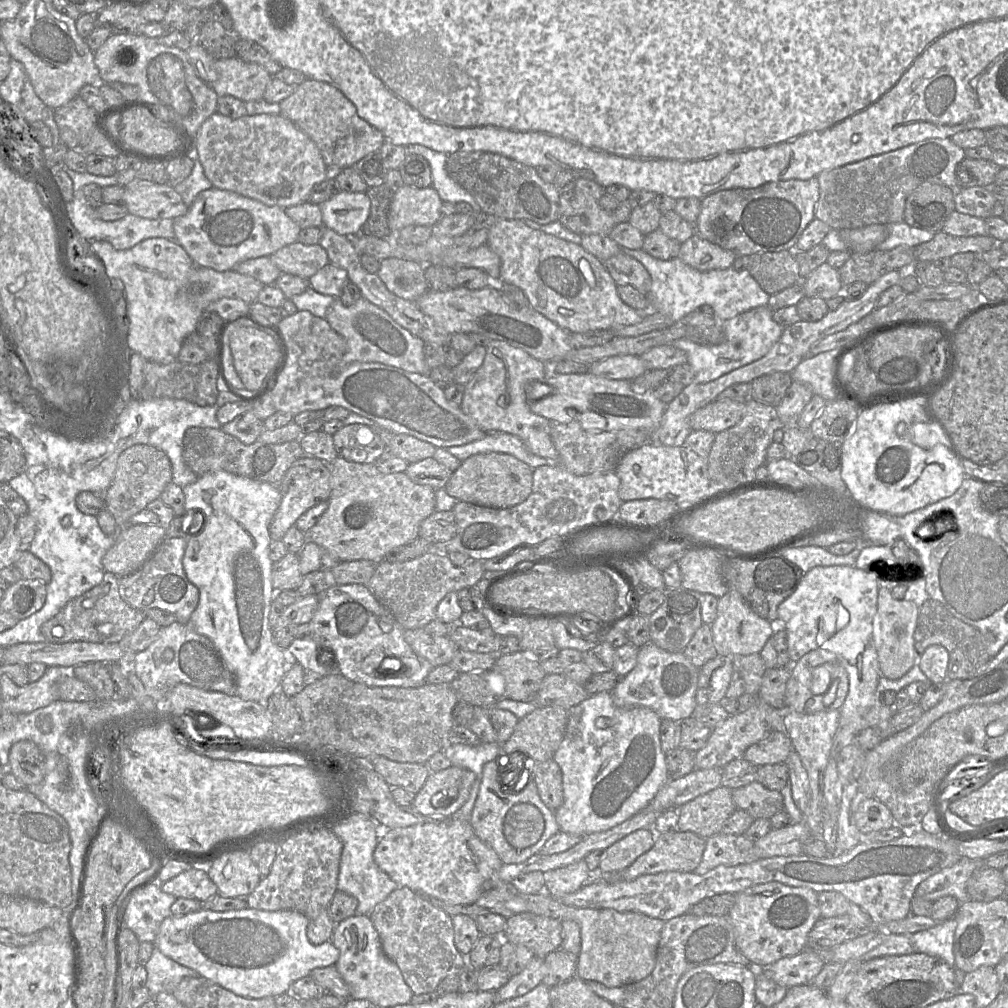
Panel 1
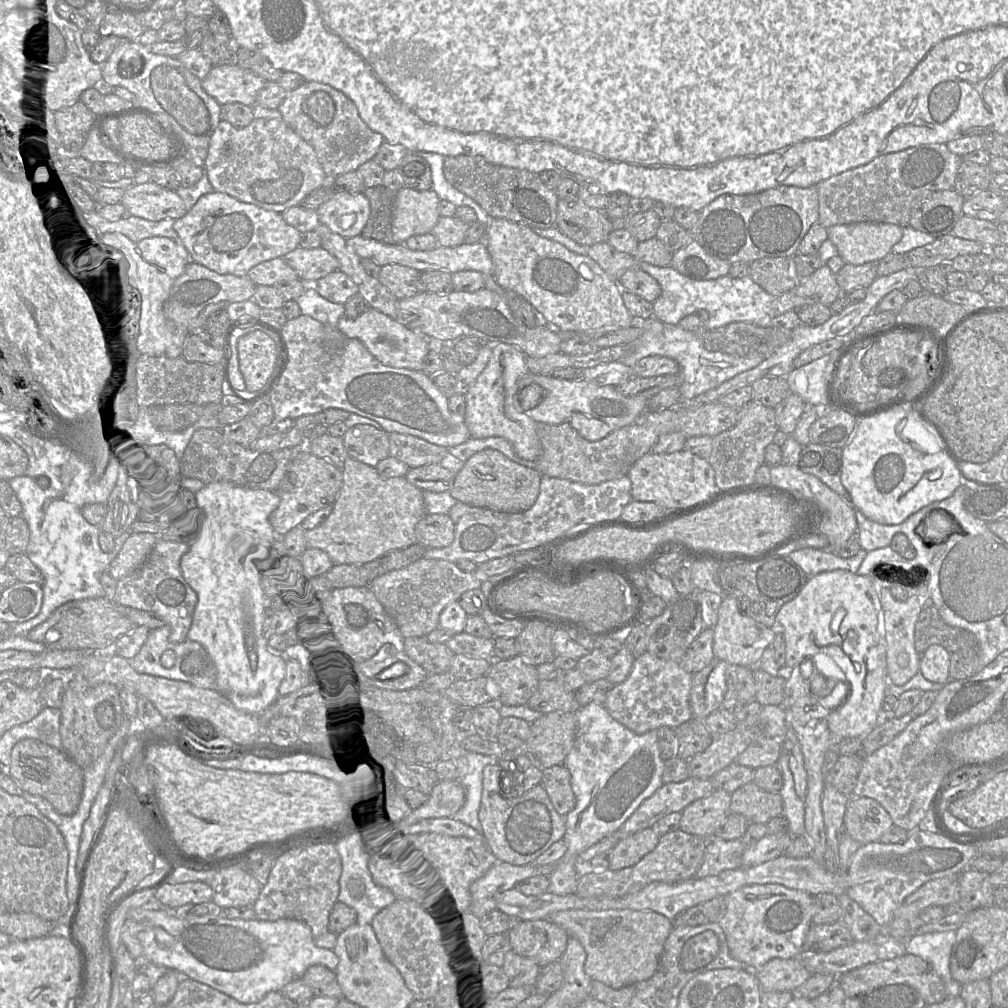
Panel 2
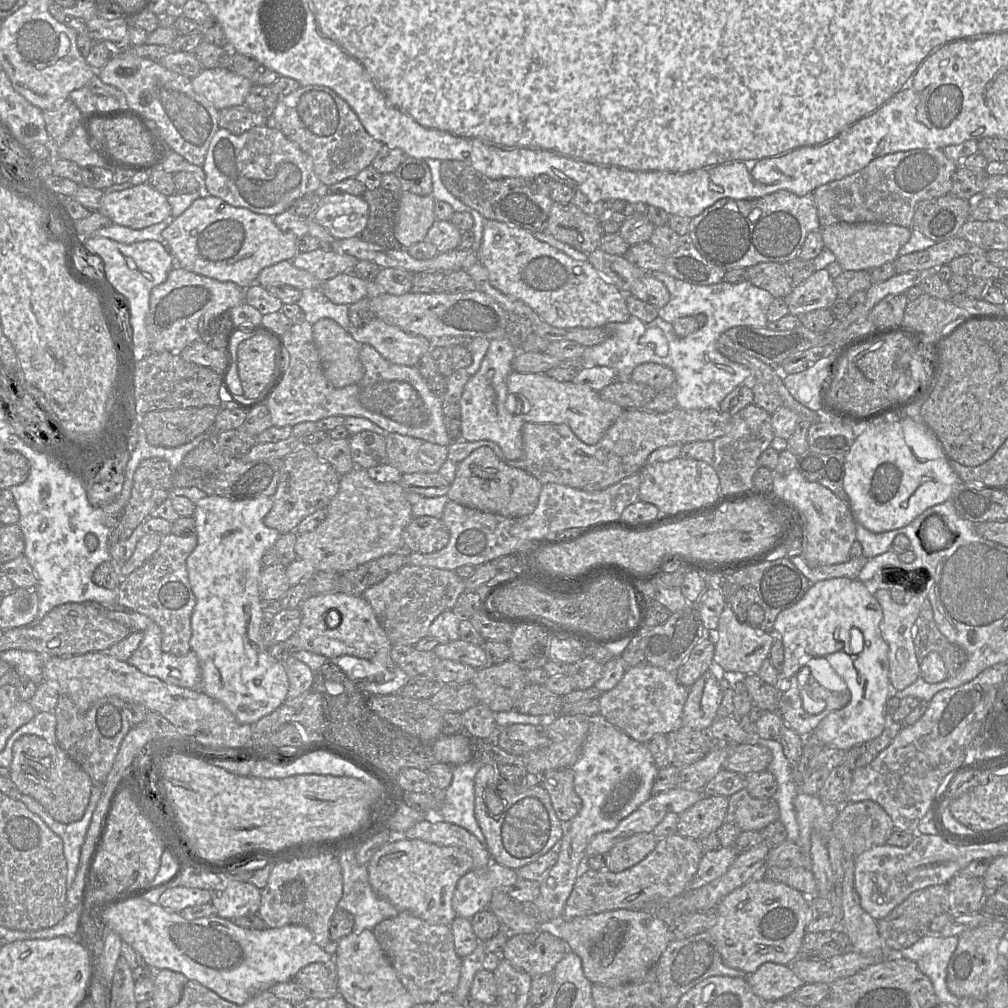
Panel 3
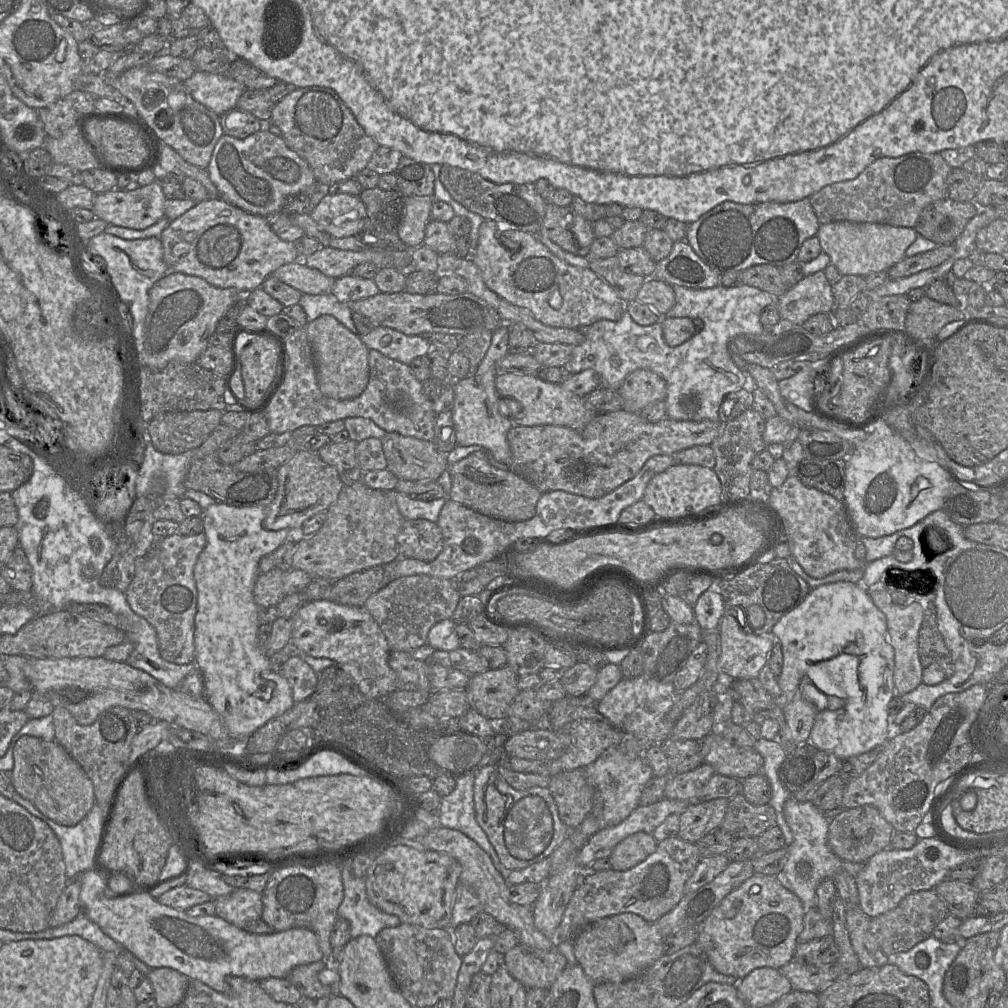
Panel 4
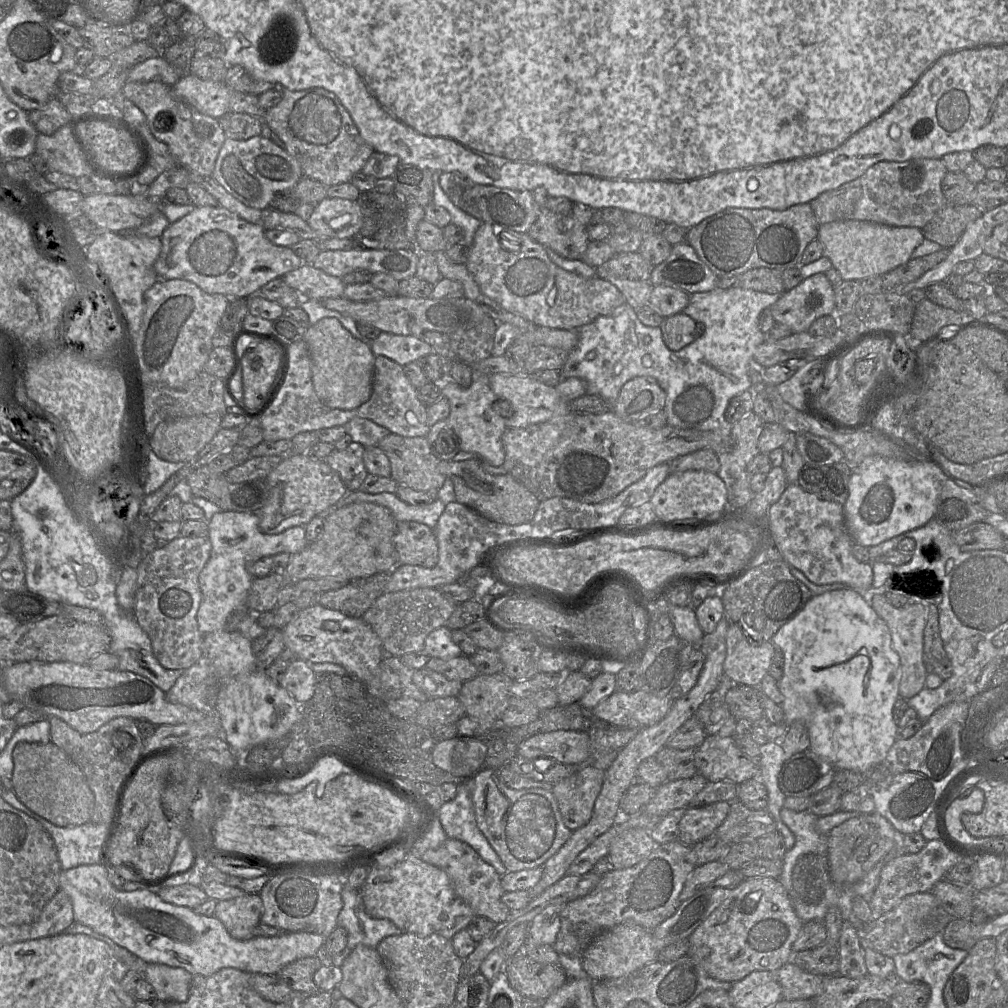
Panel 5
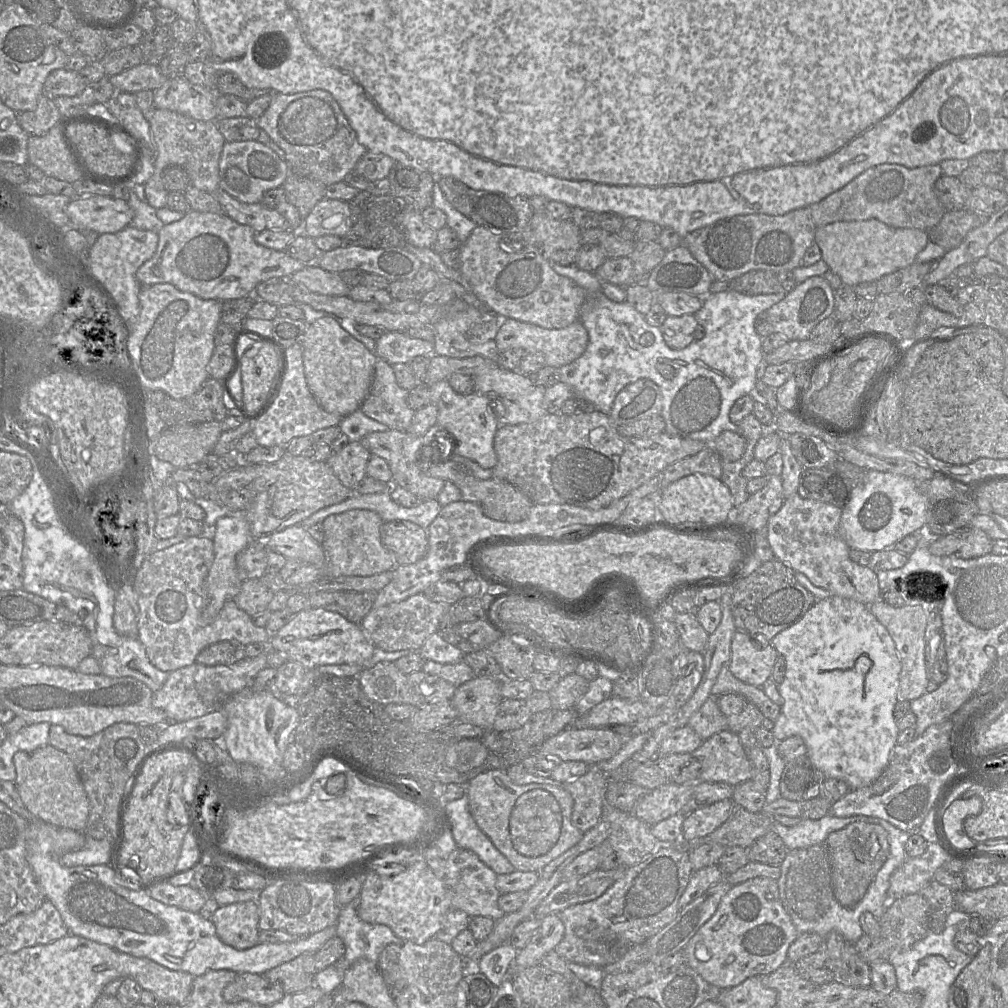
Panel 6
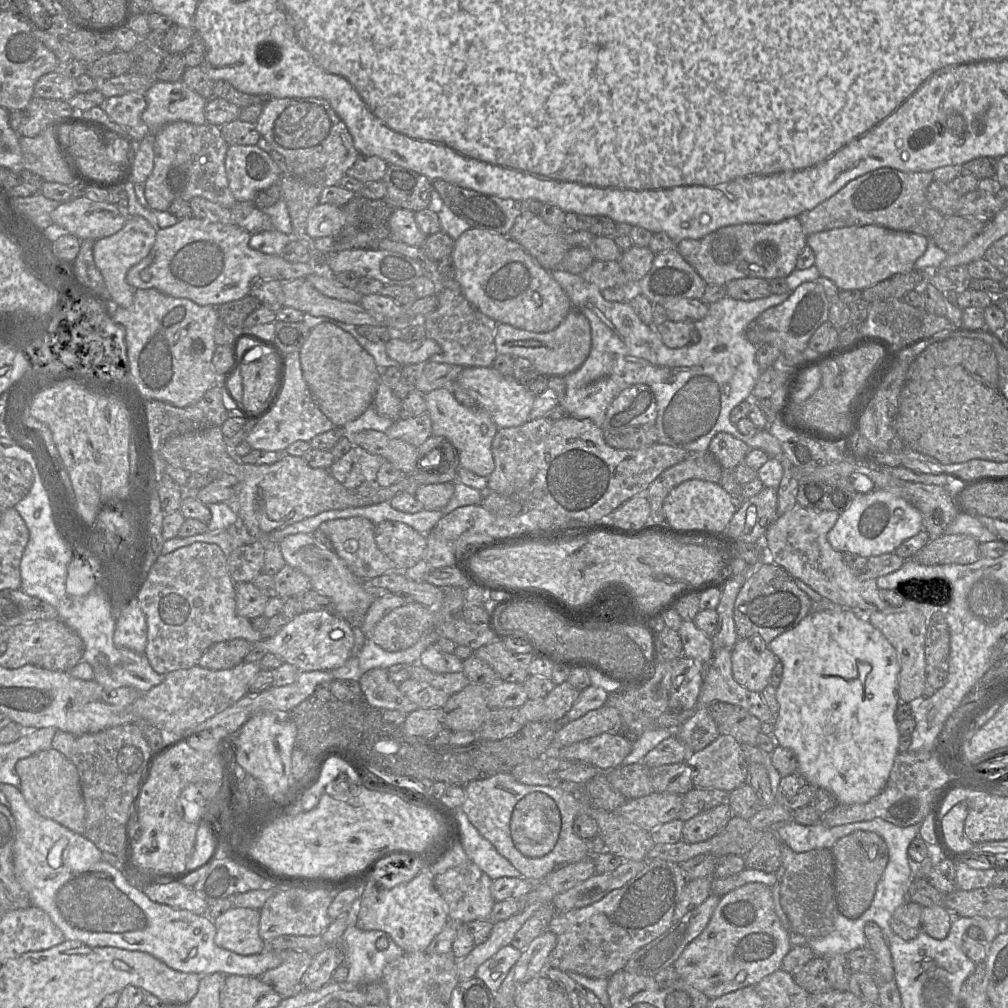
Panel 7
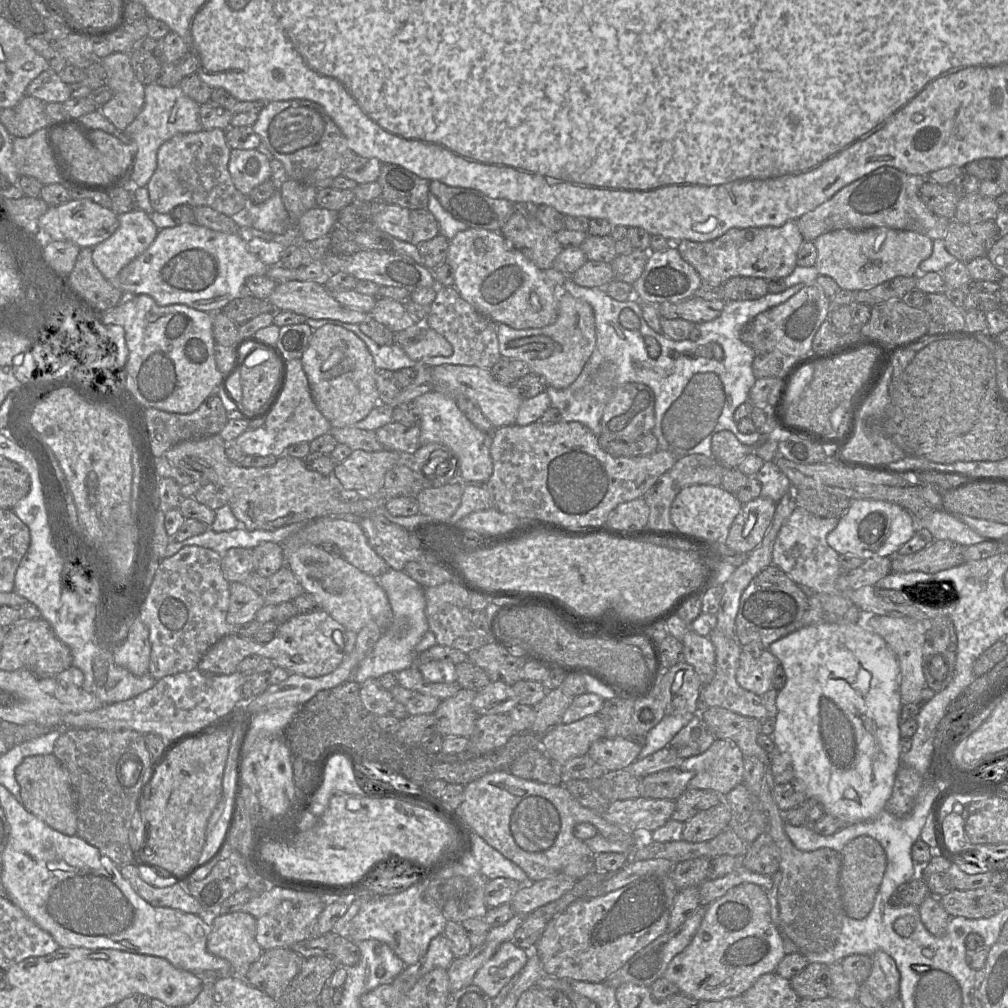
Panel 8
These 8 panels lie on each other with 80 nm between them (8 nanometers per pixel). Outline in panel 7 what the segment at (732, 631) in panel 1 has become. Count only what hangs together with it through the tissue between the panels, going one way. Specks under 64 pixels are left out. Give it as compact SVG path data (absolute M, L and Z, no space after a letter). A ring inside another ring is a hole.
M739 638L732 648L732 674L743 687L761 693L770 684L778 657L767 648L756 652L748 639Z

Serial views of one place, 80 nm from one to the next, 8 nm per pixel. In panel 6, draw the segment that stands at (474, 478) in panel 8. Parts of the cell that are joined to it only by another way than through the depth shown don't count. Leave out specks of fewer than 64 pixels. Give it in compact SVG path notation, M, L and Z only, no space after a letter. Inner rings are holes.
M447 381L430 386L431 403L438 409L437 424L450 439L455 455L476 462L483 469L493 469L497 463L494 451L494 436L499 428L499 419L493 414L489 399L473 392L461 395L452 390Z

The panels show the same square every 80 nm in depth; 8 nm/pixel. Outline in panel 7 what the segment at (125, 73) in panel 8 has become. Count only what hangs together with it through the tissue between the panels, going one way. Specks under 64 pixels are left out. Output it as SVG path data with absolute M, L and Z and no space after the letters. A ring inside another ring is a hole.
M128 92L121 96L113 96L107 98L100 107L130 136L133 148L134 143L139 143L150 133L148 126L141 119L147 107L145 94Z

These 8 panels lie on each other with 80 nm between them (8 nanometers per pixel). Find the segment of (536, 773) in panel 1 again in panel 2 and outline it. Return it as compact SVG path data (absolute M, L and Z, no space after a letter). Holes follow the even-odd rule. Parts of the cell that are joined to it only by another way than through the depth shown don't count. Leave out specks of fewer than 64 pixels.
M556 765L542 771L541 785L561 816L567 815L575 807L576 800L571 788L571 774L564 765Z

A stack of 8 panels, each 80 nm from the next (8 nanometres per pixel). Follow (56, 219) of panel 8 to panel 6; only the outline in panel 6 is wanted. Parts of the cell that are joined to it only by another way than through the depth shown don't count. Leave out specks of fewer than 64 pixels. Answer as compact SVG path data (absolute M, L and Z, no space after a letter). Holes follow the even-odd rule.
M100 195L72 198L66 214L73 227L93 230L99 235L119 232L134 218L127 201Z

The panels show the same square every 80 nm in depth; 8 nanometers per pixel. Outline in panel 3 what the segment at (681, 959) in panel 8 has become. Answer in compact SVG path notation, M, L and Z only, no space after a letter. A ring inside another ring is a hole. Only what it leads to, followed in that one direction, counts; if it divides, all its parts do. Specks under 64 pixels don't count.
M755 877L726 895L716 910L716 922L708 931L725 966L751 975L766 962L790 965L799 957L807 933L810 898L798 890Z

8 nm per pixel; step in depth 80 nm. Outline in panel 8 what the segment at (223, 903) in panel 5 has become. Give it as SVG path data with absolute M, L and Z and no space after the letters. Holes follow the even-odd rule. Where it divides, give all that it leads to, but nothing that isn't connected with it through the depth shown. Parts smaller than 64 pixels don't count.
M244 911L221 914L213 919L207 938L208 952L227 960L233 974L242 978L263 952L256 941L256 922L256 918Z

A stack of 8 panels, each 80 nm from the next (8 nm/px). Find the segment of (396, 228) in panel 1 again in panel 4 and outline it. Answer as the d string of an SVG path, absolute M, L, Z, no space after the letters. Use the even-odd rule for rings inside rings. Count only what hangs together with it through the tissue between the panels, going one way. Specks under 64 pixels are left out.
M433 196L404 197L399 238L413 250L423 244L427 223L431 220Z

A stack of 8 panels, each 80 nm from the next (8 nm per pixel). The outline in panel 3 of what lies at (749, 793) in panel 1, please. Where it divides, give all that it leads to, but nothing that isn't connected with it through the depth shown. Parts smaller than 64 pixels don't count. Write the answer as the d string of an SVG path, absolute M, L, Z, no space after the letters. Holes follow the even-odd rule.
M742 789L729 797L725 822L738 826L742 831L761 831L779 819L780 810L773 797L754 798Z

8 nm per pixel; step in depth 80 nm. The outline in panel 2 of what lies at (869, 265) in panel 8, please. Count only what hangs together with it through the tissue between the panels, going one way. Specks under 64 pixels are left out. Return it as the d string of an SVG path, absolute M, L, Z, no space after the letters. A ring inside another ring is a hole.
M860 222L827 228L828 239L848 264L879 261L899 242L903 228L891 223Z

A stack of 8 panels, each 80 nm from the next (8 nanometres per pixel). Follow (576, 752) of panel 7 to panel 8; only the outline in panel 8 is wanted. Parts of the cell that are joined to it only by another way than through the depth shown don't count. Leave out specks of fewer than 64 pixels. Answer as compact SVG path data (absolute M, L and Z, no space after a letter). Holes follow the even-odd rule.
M601 738L589 748L587 756L606 771L625 769L634 763L642 747L626 738Z

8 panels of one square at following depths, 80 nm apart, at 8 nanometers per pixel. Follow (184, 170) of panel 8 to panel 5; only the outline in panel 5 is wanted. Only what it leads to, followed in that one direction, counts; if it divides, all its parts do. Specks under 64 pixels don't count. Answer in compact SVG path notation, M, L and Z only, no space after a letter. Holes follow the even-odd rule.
M127 81L121 94L143 112L150 132L155 139L167 145L179 166L187 169L189 173L210 177L213 174L221 146L226 140L225 133L217 119L200 113L178 99L171 87L158 81Z

